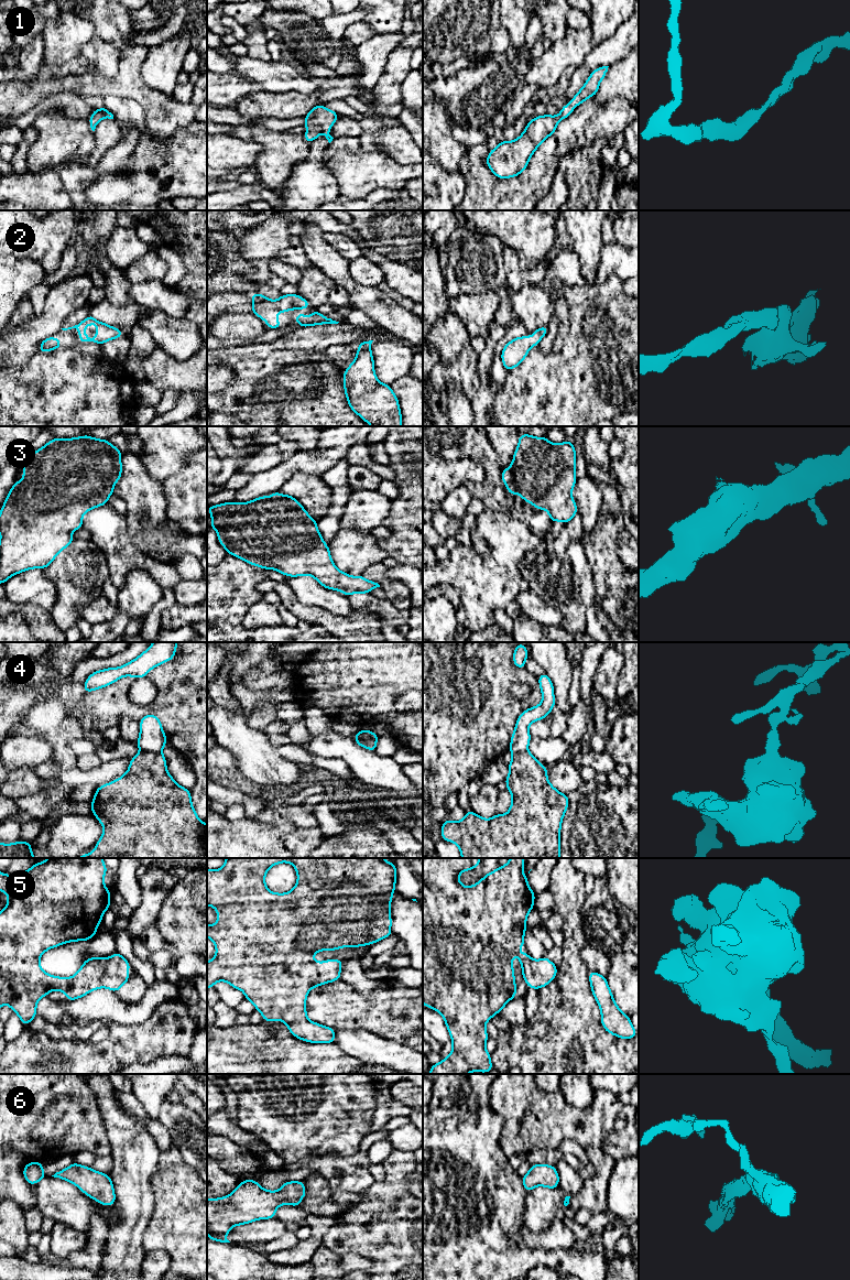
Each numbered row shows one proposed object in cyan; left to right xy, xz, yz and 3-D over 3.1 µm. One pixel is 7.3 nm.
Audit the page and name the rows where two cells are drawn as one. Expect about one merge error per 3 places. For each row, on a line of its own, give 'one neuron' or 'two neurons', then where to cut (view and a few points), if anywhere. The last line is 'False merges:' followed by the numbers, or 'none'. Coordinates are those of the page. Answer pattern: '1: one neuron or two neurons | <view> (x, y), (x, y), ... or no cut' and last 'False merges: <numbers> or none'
1: one neuron | no cut
2: one neuron | no cut
3: one neuron | no cut
4: two neurons | xz (355, 737), (377, 739)
5: one neuron | no cut
6: one neuron | no cut
False merges: 4

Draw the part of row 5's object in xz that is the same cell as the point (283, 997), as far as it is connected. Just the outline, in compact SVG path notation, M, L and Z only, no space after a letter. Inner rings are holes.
M226 858L225 865L218 870L207 868L207 905L217 910L218 920L215 925L207 924L207 937L212 940L216 946L216 956L207 962L207 989L214 987L217 981L227 981L235 989L241 989L244 998L250 1000L255 1010L260 1011L263 1021L283 1021L290 1032L297 1039L310 1043L334 1043L335 1030L323 1024L312 1022L306 1015L306 998L309 990L323 984L336 981L340 978L341 965L344 961L327 959L316 963L315 952L325 950L336 951L340 947L358 947L371 945L392 934L390 905L395 890L396 867L393 863L385 861L383 858ZM279 863L288 863L295 867L297 882L295 887L286 893L275 893L265 886L265 874Z

